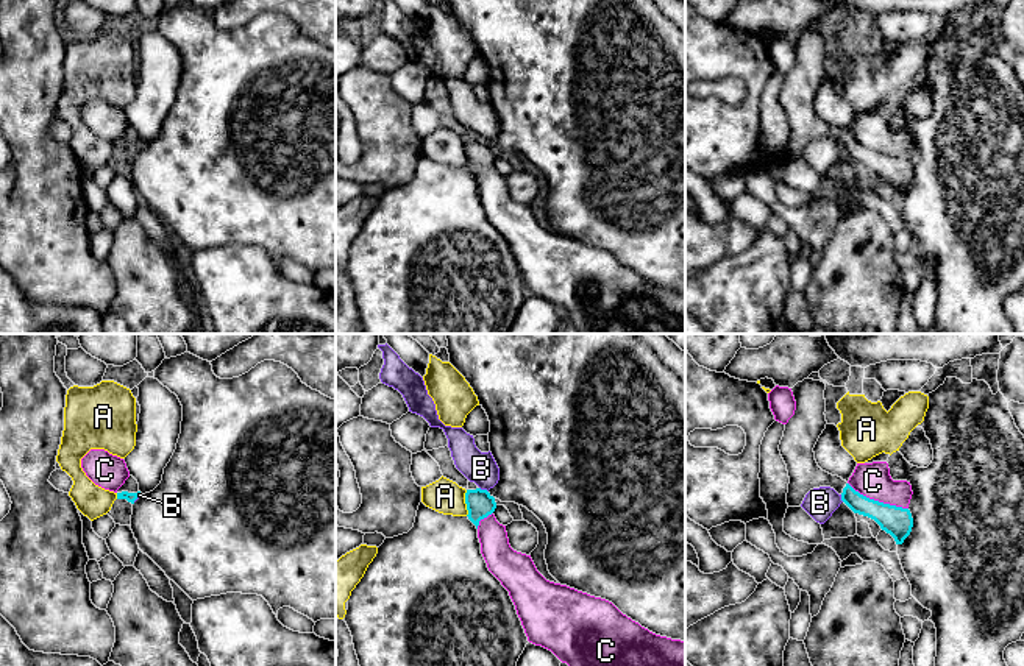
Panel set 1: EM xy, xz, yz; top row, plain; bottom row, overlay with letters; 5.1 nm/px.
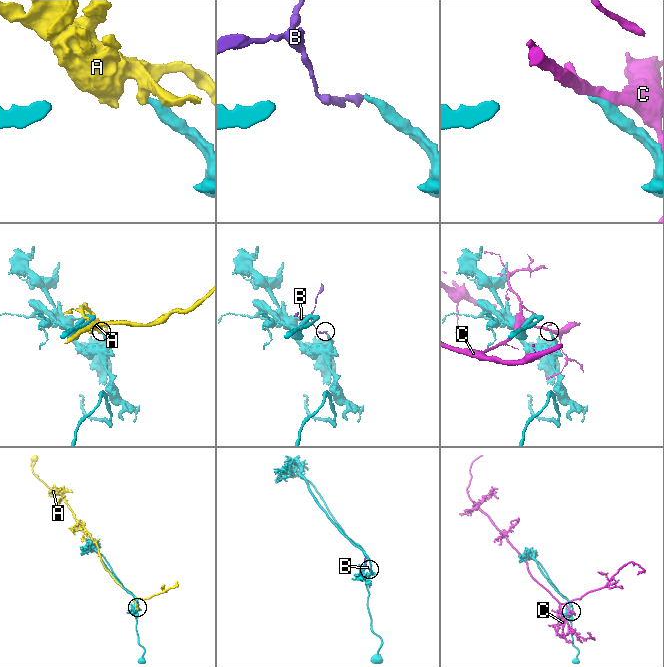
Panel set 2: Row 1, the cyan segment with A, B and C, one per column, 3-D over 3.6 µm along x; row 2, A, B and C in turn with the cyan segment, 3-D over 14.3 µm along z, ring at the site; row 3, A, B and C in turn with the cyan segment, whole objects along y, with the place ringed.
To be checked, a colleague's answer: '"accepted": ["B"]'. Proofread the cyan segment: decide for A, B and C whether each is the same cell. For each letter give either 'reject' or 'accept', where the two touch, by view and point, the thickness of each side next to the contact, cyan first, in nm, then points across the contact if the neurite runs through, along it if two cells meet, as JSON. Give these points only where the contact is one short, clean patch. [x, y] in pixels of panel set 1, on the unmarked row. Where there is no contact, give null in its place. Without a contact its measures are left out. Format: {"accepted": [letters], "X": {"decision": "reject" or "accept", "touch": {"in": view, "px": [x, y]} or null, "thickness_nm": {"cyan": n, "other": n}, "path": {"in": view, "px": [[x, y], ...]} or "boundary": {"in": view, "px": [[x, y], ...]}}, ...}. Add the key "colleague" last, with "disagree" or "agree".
{"accepted": [], "A": {"decision": "reject", "touch": {"in": "xz", "px": [465, 153]}, "thickness_nm": {"cyan": 140, "other": 180}}, "B": {"decision": "reject", "touch": {"in": "xz", "px": [484, 141]}, "thickness_nm": {"cyan": 140, "other": 160}, "boundary": {"in": "xz", "px": [[480, 138], [487, 142]]}}, "C": {"decision": "reject", "touch": {"in": "yz", "px": [878, 152]}, "thickness_nm": {"cyan": 150, "other": 180}}, "colleague": "disagree"}

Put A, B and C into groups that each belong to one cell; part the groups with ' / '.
A / B / C

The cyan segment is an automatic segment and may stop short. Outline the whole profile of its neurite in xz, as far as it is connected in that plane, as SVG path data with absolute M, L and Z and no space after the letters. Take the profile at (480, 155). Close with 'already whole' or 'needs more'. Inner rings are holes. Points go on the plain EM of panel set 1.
M467 140L465 154L468 161L468 170L476 176L479 172L492 165L496 159L495 148L487 140Z; already whole

